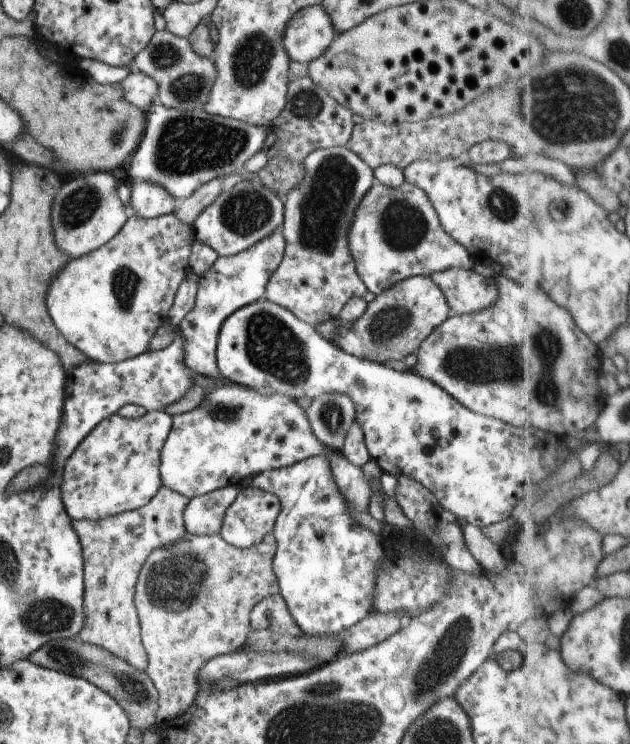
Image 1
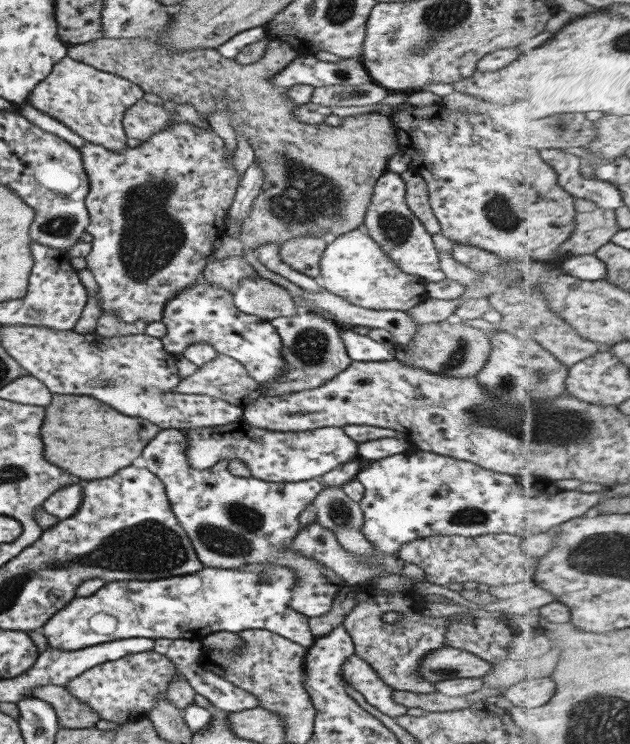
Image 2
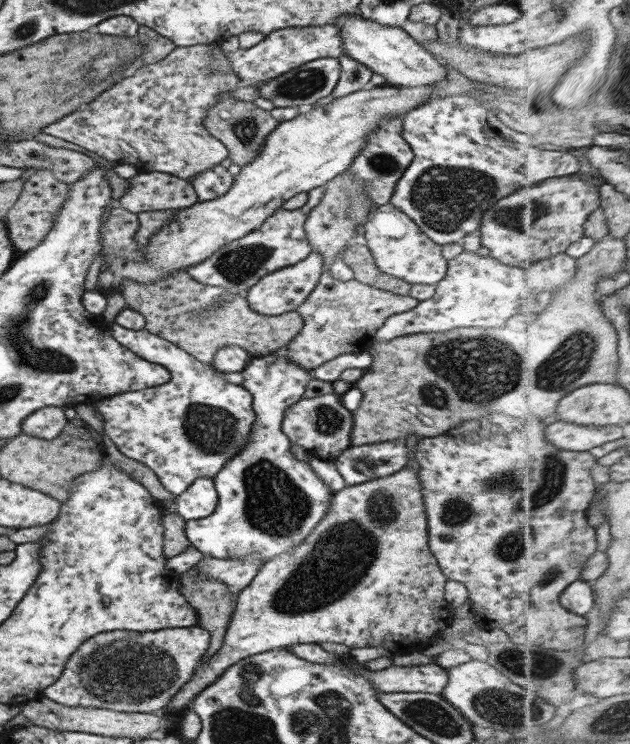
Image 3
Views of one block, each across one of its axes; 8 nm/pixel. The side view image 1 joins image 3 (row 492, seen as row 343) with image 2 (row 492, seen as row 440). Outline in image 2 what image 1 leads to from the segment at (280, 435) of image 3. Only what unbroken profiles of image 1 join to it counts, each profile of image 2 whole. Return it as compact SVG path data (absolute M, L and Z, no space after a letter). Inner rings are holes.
M419 449L412 453L411 451L404 451L400 454L394 454L392 456L386 456L381 460L376 460L374 462L369 462L366 465L367 468L363 468L357 474L356 478L365 486L365 493L362 500L359 502L360 508L363 512L364 522L361 528L361 533L374 545L377 551L386 553L387 555L397 556L397 552L404 543L409 543L411 540L418 540L426 537L433 536L446 536L446 535L460 535L465 537L475 537L482 535L492 535L492 534L513 534L514 536L522 536L525 538L527 535L534 537L535 535L546 533L552 531L554 526L557 528L569 520L584 516L590 508L598 506L603 500L605 500L604 493L586 493L582 491L564 491L558 492L556 484L552 482L546 482L544 477L540 478L538 476L516 476L491 472L481 468L477 464L468 462L465 460L458 460L449 456L442 456L433 452L420 451Z

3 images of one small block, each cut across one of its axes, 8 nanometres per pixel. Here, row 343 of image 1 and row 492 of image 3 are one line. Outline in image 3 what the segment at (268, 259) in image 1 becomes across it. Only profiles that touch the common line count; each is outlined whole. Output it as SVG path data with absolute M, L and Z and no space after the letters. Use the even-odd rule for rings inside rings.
M200 477L177 496L176 513L187 521L203 519L214 512L218 504L212 477Z

